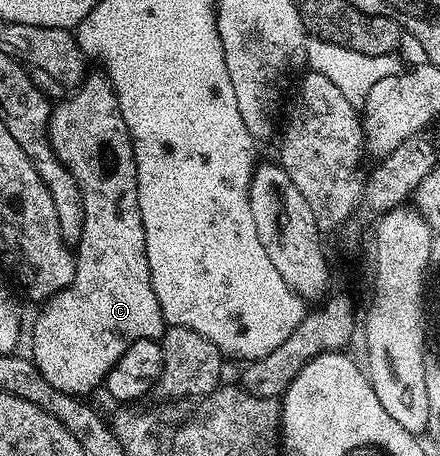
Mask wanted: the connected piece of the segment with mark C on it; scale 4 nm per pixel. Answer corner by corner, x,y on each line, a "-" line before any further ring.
103,75
85,76
82,84
75,90
73,97
65,96
52,110
50,119
48,120
48,138
54,147
54,155
58,155
60,162
67,167
70,175
74,175
74,179
78,183
78,187
82,191
82,207
86,207
86,223
82,223
82,235
80,236
80,244
75,246
74,256
76,258
76,270
74,271
74,279
68,284
61,293
55,293
47,301
43,302
40,314
36,317
36,322
32,325
32,353
30,352
30,360
38,367
38,371
46,379
46,383
50,383
50,387
58,387
58,391
63,393
71,393
73,395
88,395
91,389
100,389
104,384
104,378
108,372
114,367
114,363
118,363
118,359
122,355
122,351
126,351
126,347
130,347
130,343
134,343
138,339
146,339
147,337
159,339
164,336
166,322
162,315
162,307
158,303
158,295
154,295
154,287
150,279
150,267
146,259
146,239
142,231
142,215
138,211
138,183
136,182
136,156
132,150
132,136
126,127
126,123
122,119
122,111
118,107
118,99
116,92
112,90
112,84
107,77

